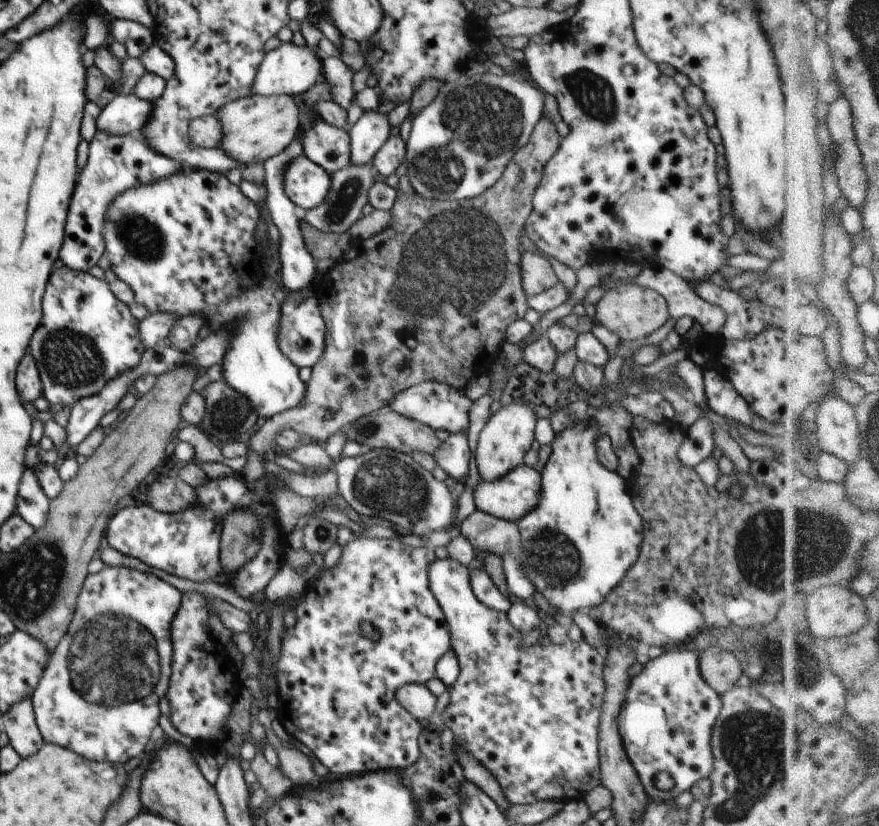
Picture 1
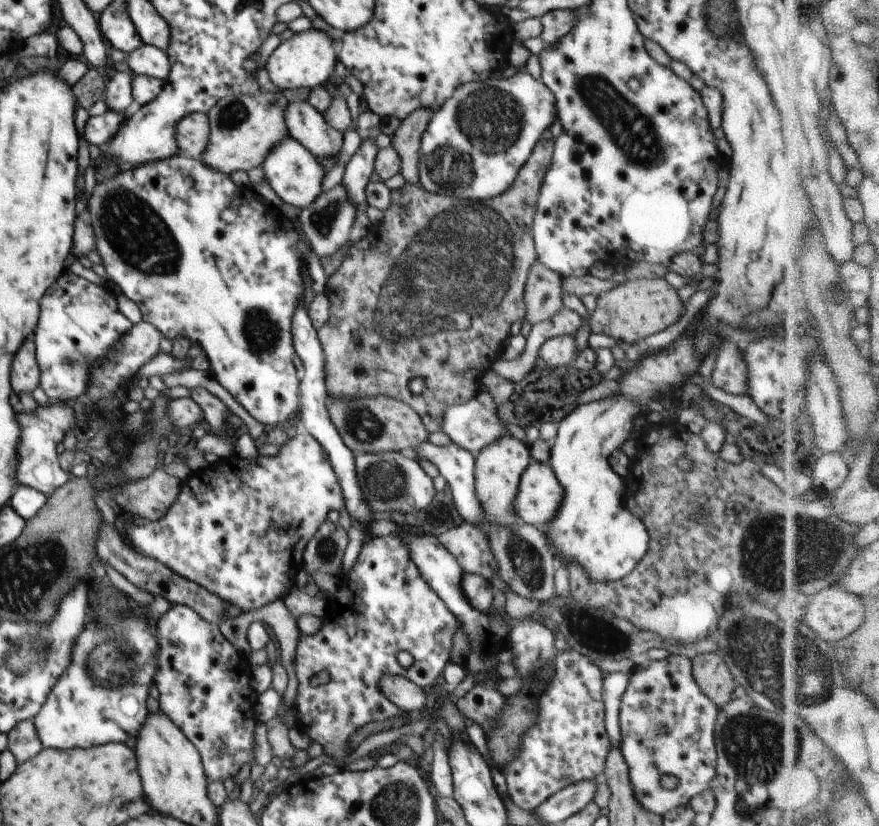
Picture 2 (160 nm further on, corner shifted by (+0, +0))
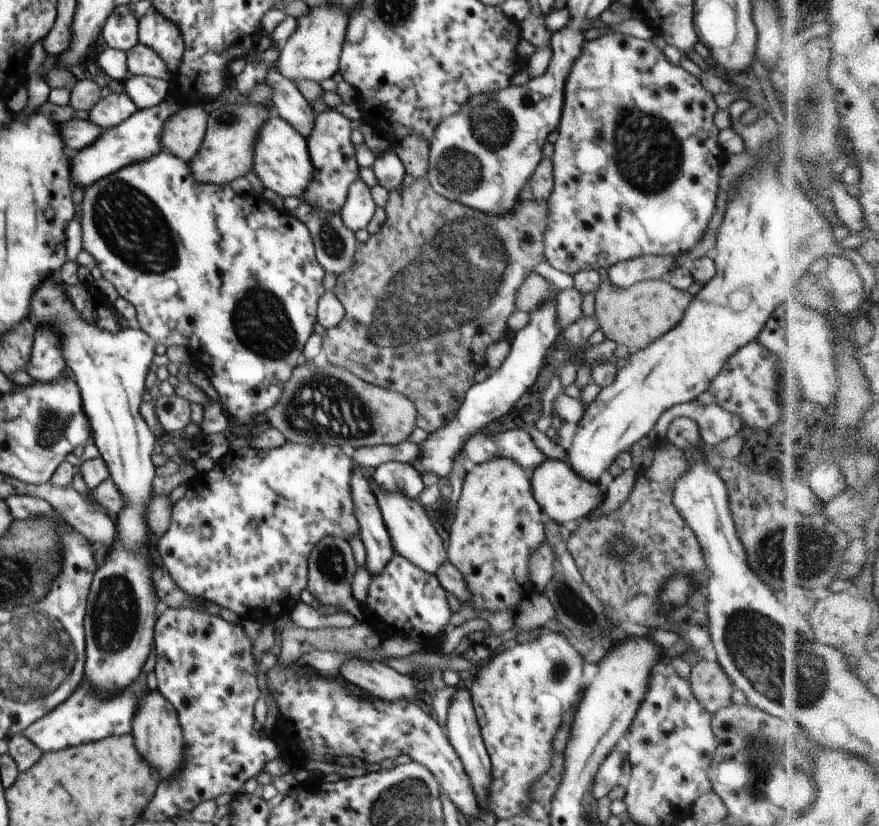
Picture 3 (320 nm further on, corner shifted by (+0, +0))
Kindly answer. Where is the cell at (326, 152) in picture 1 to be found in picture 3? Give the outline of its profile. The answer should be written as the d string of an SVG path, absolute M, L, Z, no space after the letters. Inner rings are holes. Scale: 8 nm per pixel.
M276 66L270 68L264 82L272 88L274 112L308 138L318 117L295 82L283 77Z

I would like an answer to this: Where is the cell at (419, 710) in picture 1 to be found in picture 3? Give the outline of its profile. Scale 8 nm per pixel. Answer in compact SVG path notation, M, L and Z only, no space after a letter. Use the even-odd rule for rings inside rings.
M352 657L340 666L339 675L366 694L385 701L414 699L418 692L414 679L396 672L384 662Z

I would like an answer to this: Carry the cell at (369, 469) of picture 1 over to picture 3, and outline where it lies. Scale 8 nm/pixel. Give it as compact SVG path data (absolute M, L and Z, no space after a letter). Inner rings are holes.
M388 461L366 473L388 492L402 491L413 499L418 499L418 494L425 487L421 474L408 463Z

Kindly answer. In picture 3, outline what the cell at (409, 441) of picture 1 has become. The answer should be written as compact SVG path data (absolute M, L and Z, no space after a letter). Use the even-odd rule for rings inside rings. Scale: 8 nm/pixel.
M300 361L283 390L280 400L263 417L267 420L267 425L285 436L287 442L305 445L322 443L339 447L349 444L355 449L380 444L395 445L405 441L416 427L417 410L409 398L402 393L366 382L348 369L330 363L317 366L314 361Z

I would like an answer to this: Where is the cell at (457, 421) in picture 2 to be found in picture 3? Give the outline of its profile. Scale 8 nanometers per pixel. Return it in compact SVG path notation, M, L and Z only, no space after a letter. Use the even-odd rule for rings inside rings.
M512 429L494 436L476 433L463 446L464 456L468 456L476 465L492 459L512 459L524 470L539 467L546 455L536 447L528 429Z

